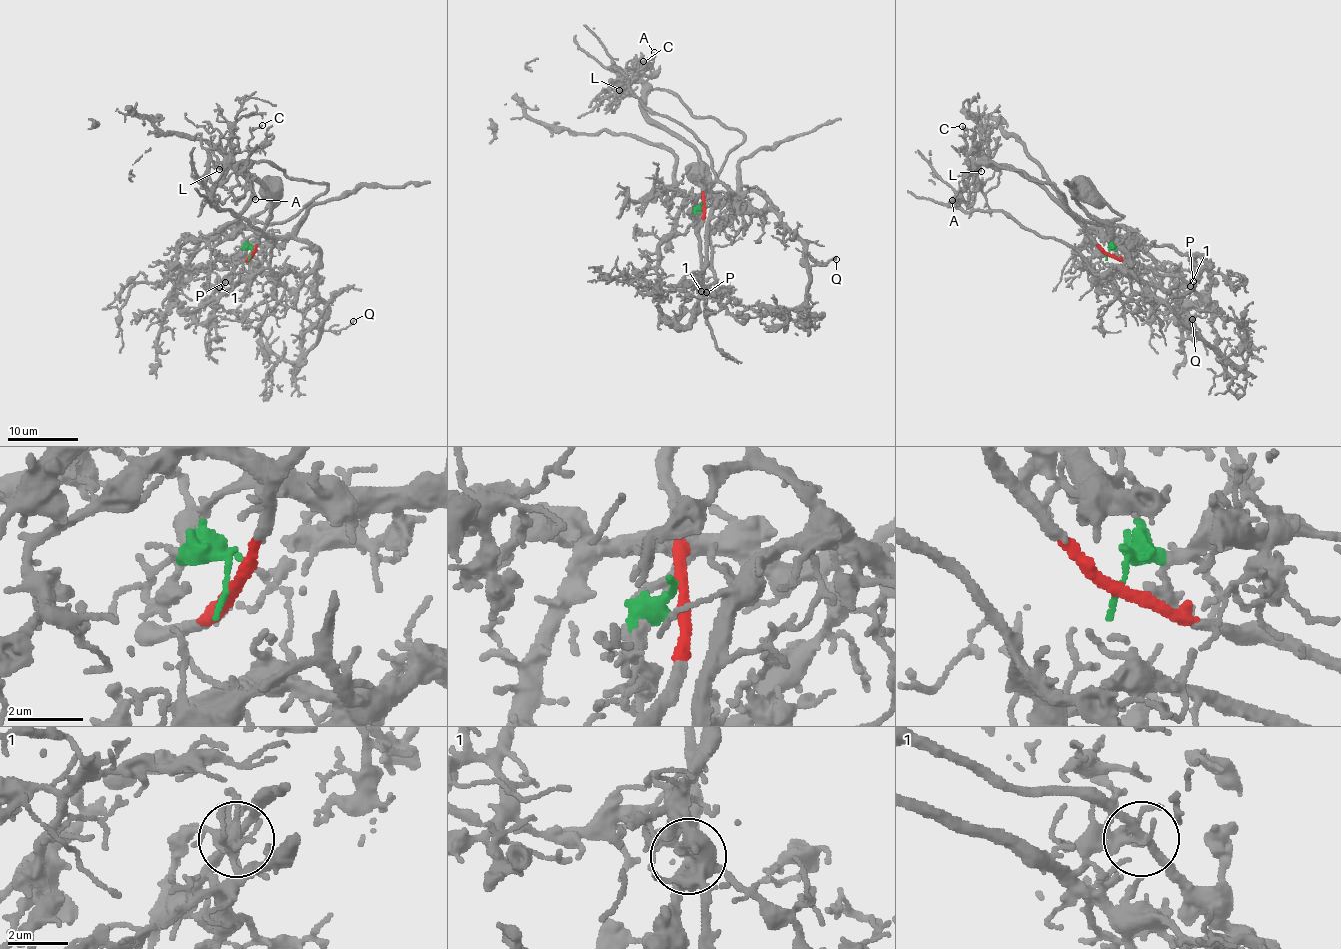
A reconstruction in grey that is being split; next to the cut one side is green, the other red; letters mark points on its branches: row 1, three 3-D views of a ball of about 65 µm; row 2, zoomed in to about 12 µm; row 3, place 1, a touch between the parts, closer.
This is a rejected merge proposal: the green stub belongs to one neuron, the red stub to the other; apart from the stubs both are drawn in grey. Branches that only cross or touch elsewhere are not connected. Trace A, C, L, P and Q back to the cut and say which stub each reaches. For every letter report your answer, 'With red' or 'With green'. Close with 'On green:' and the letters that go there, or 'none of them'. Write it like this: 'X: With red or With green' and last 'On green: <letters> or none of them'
A: With red
C: With red
L: With red
P: With green
Q: With green
On green: P, Q

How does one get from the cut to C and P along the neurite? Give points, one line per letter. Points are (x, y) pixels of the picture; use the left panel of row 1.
C: (251, 254), (272, 201), (241, 165), (247, 164), (239, 164), (238, 171), (249, 155), (247, 141), (261, 125)
P: (250, 254), (253, 235), (282, 240), (262, 253), (273, 275), (216, 289), (225, 282)

